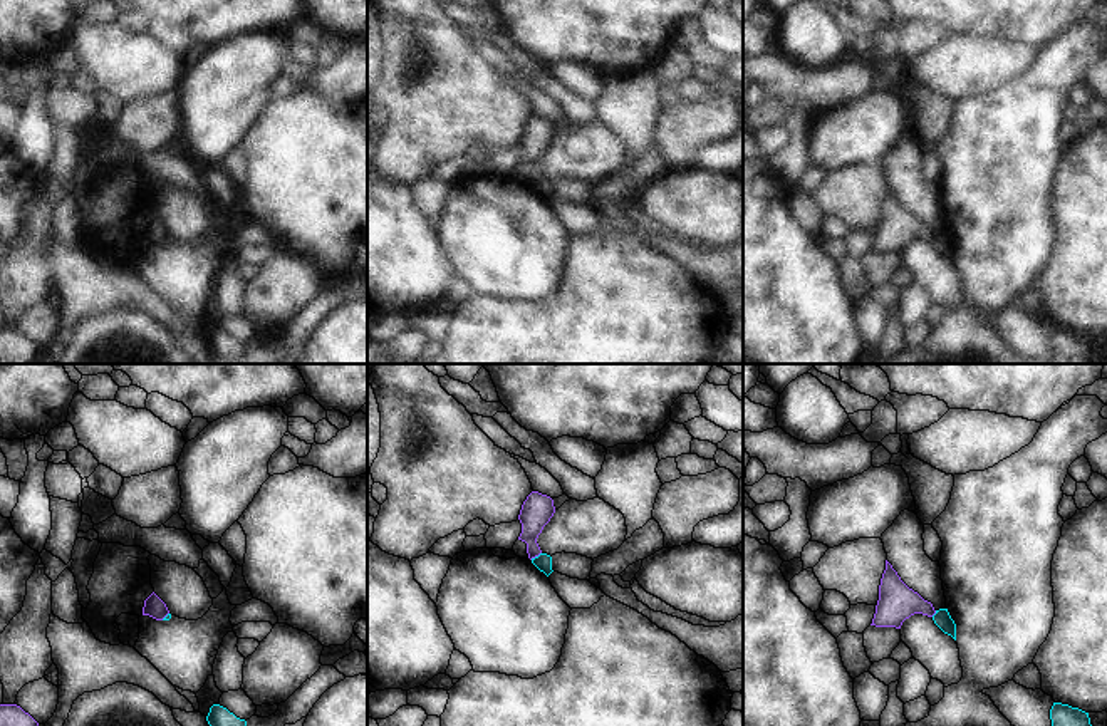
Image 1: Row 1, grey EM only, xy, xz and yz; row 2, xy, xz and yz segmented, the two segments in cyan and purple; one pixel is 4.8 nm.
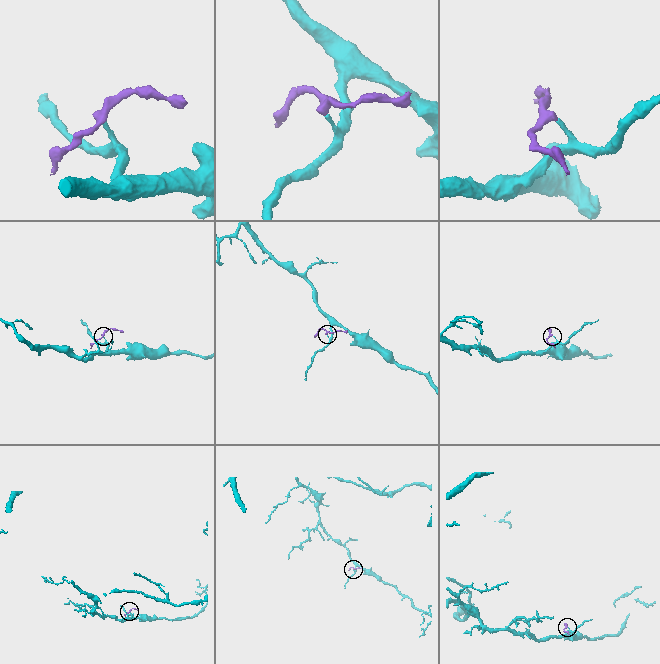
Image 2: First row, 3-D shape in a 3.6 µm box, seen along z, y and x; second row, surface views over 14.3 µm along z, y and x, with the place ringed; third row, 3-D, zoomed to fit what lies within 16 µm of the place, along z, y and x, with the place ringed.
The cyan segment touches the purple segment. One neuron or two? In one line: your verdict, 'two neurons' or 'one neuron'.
two neurons

